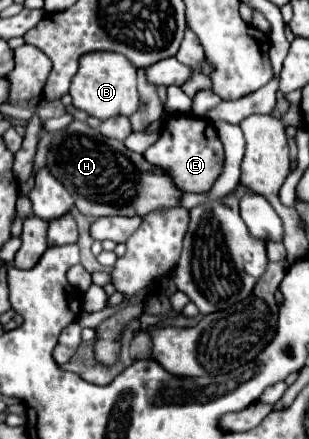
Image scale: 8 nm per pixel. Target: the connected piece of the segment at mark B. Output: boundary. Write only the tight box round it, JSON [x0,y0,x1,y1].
[69,52,139,120]

